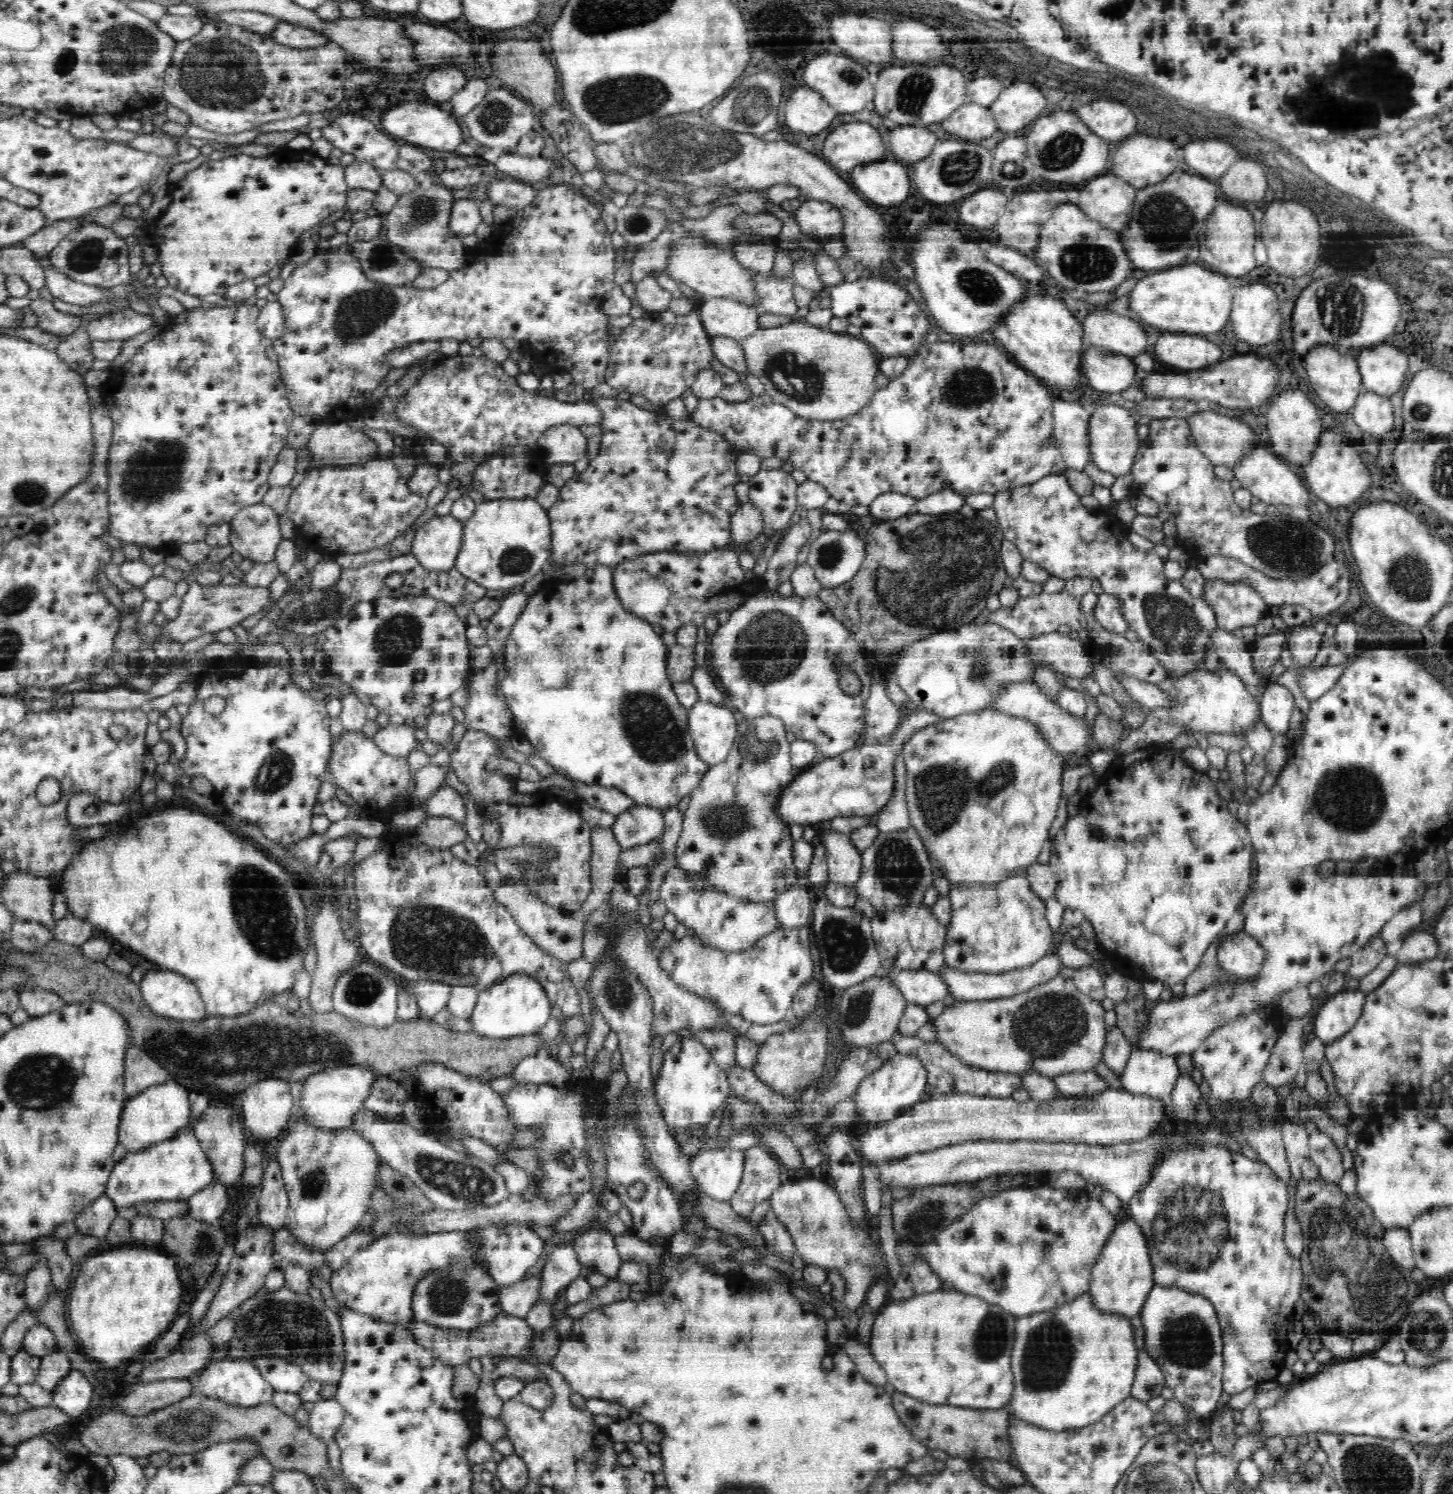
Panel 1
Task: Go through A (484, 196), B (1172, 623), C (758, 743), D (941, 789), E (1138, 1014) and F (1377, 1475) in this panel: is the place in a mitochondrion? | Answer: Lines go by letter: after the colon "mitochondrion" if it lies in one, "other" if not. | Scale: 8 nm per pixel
A: other
B: mitochondrion
C: mitochondrion
D: mitochondrion
E: mitochondrion
F: mitochondrion

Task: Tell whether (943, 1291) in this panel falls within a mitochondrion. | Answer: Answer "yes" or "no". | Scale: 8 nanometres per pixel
no

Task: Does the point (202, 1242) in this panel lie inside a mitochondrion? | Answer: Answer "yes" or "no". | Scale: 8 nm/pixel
yes

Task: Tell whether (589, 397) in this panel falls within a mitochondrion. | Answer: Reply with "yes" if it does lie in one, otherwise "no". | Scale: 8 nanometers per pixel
no

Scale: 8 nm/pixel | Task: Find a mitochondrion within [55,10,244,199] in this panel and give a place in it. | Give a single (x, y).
(127, 48)

